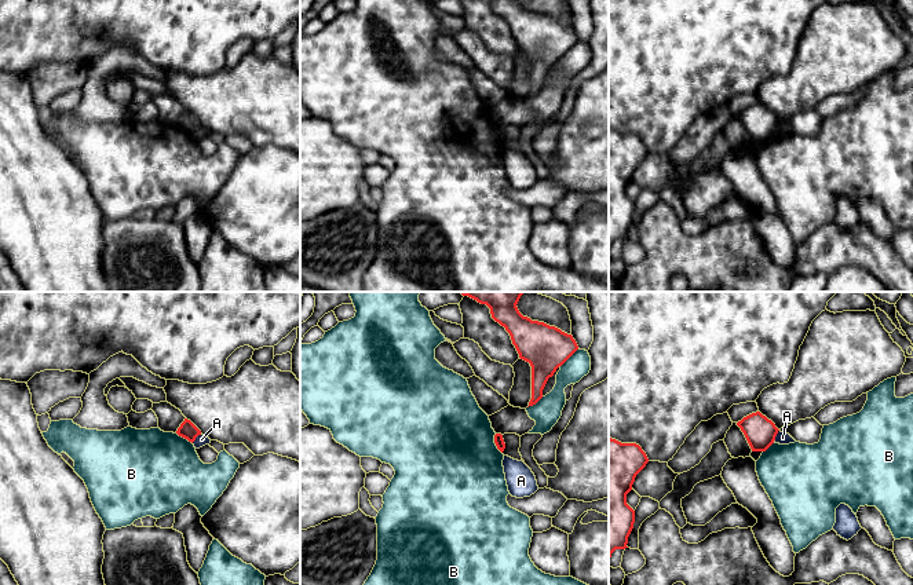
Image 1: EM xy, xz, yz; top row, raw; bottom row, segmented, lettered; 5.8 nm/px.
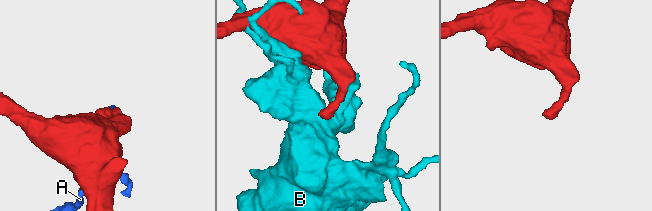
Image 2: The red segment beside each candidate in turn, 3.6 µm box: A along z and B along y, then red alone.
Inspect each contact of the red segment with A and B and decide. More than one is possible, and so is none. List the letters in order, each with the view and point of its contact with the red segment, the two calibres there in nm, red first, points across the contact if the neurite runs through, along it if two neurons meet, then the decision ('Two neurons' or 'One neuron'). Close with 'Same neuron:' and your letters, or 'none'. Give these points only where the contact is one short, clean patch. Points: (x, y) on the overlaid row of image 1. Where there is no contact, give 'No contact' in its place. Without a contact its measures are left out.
A: Touches red at yz (775, 435). Thickness 180 nm (red) against 80 nm. Boundary: yz (778, 430), (773, 441). Two neurons
B: Touches red at xz (495, 442). Thickness 60 nm (red) against 500 nm. Two neurons
Same neuron: none

